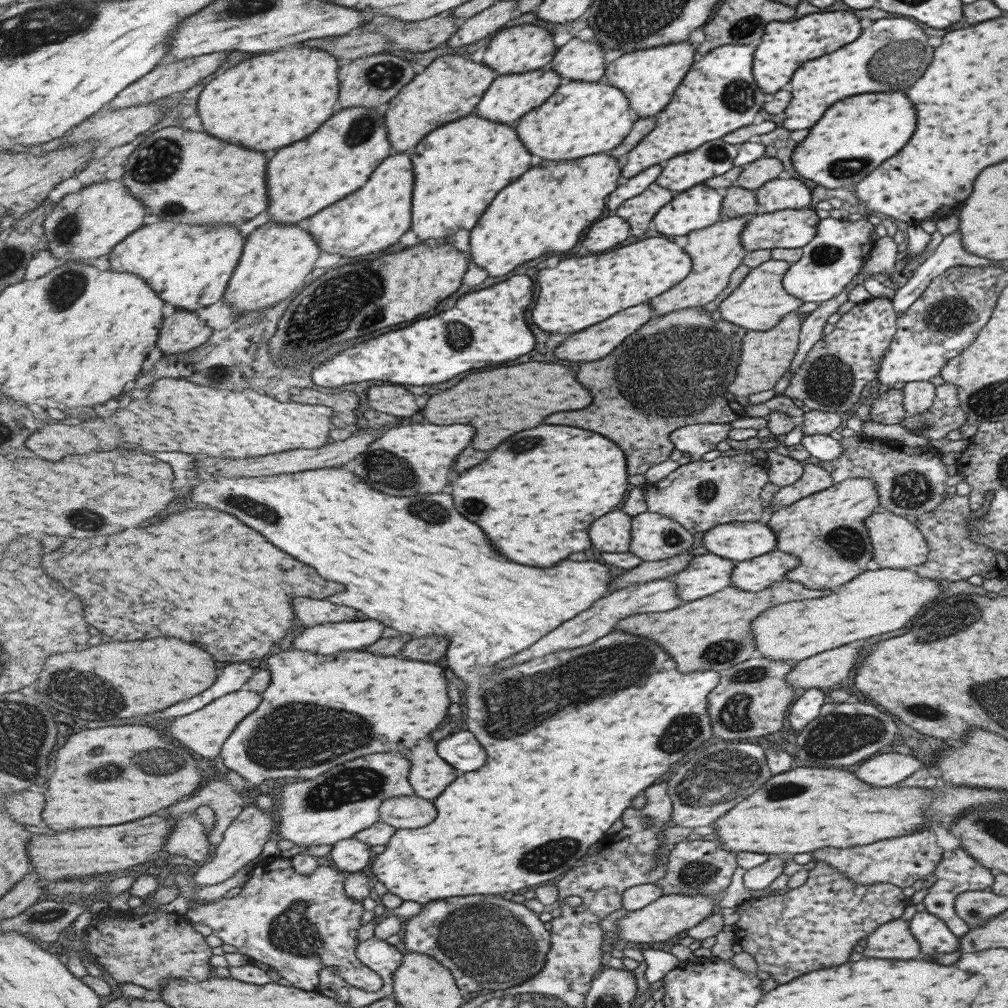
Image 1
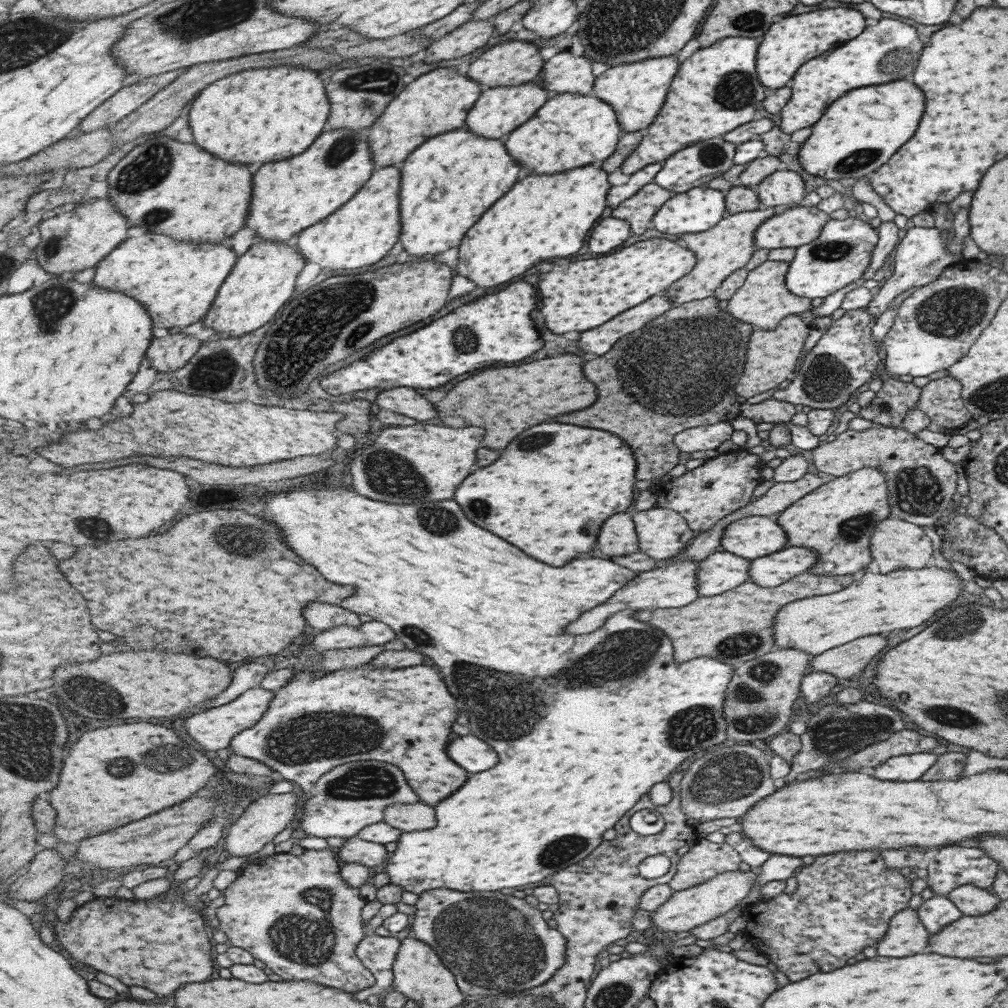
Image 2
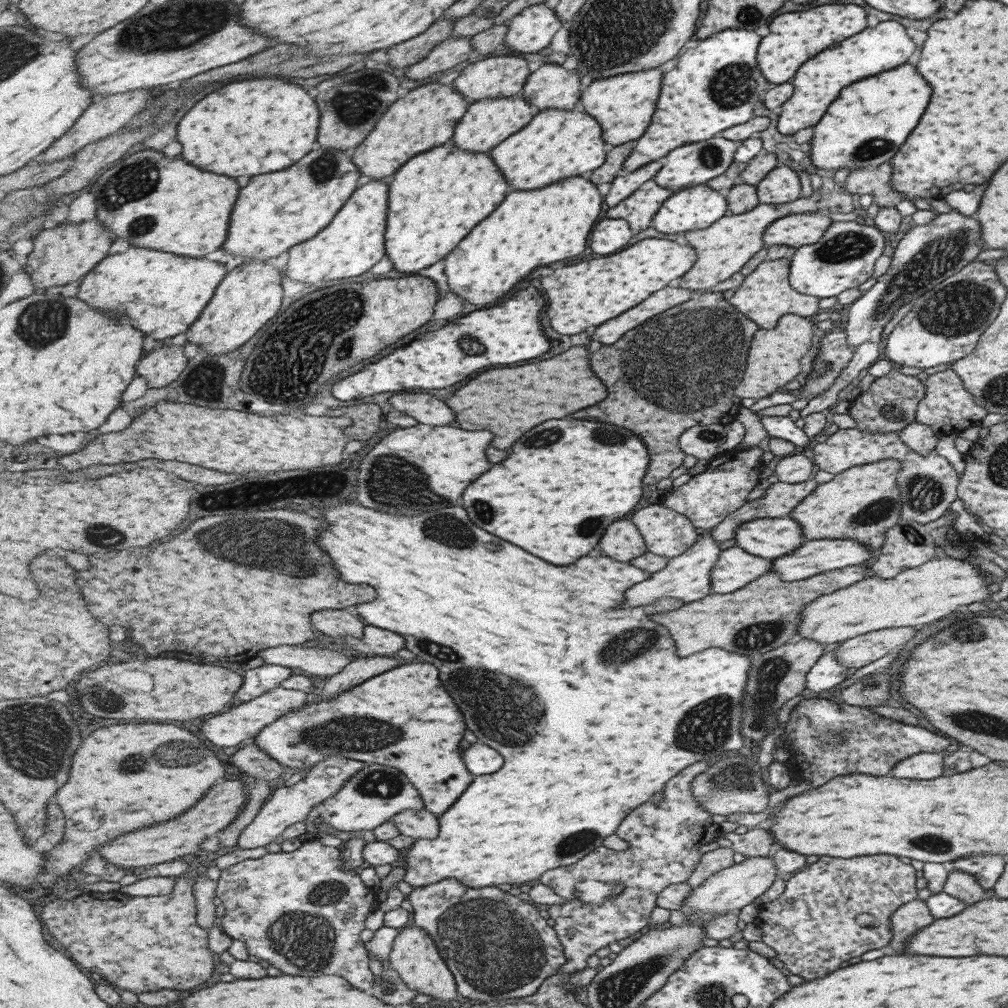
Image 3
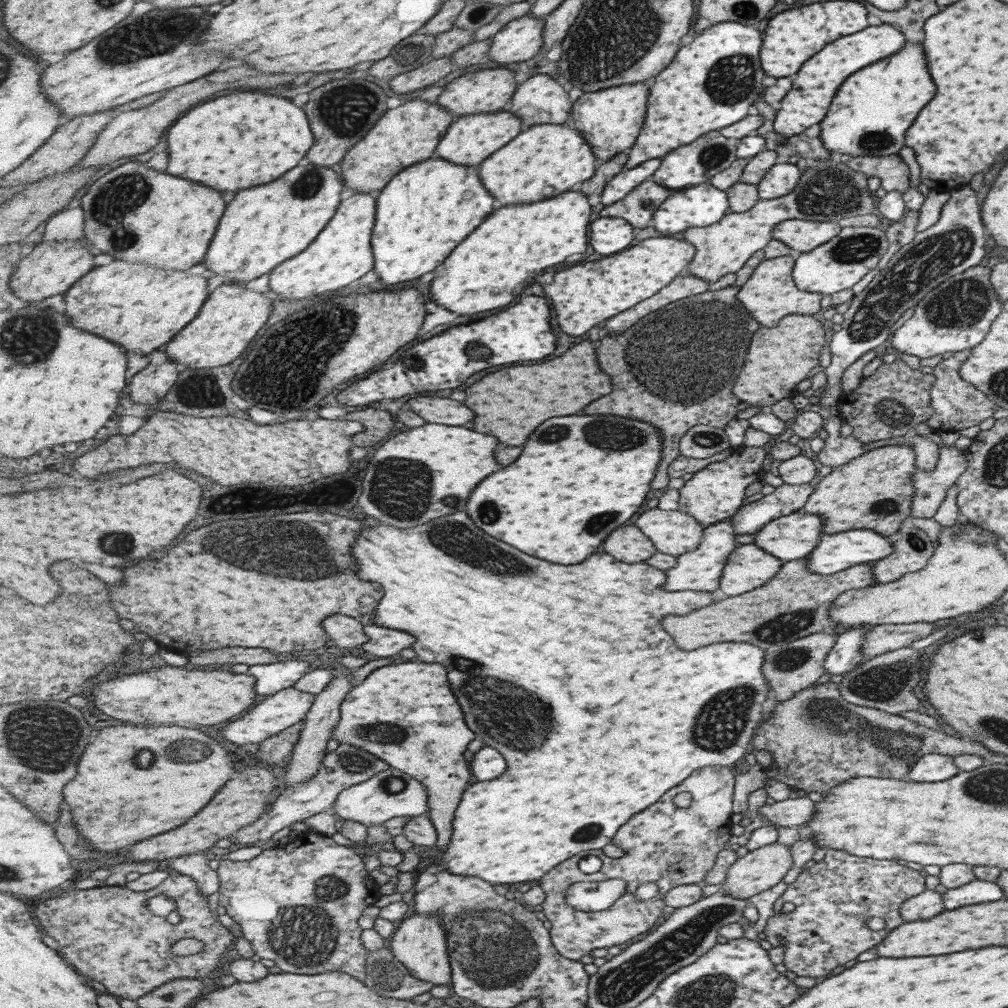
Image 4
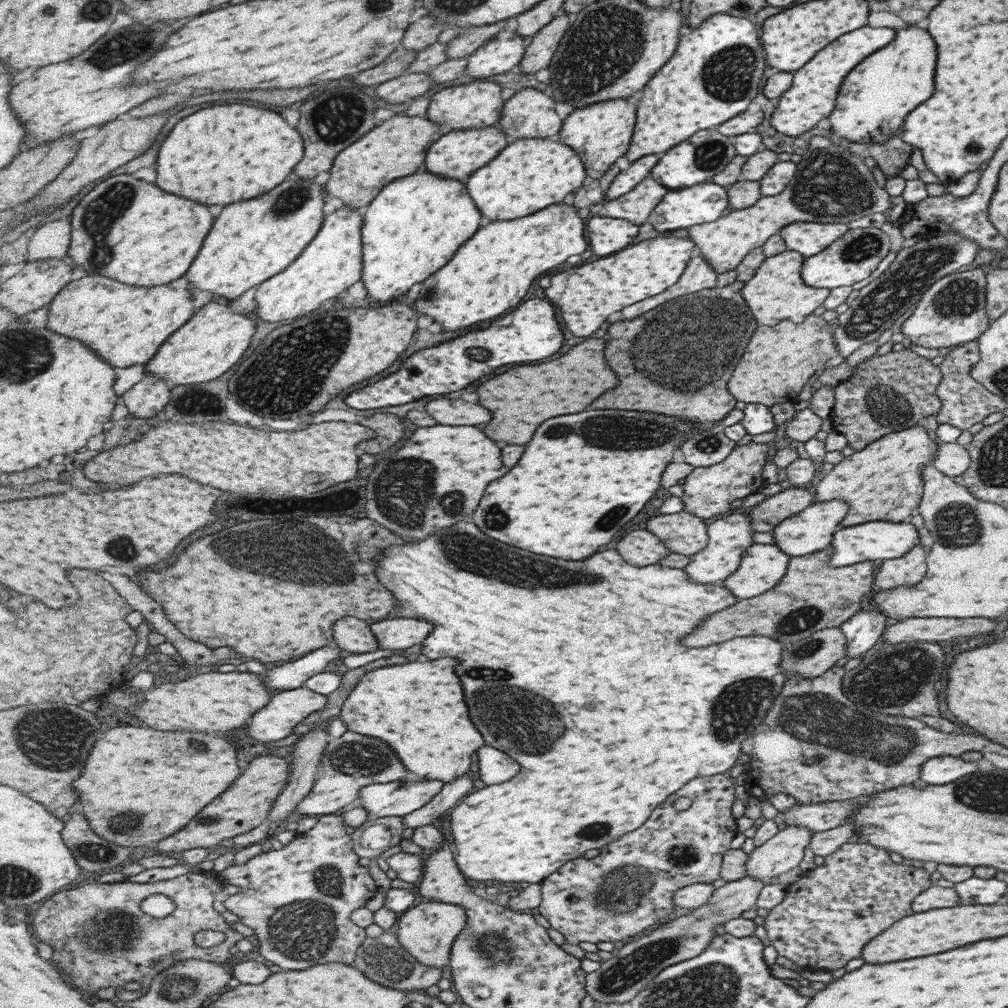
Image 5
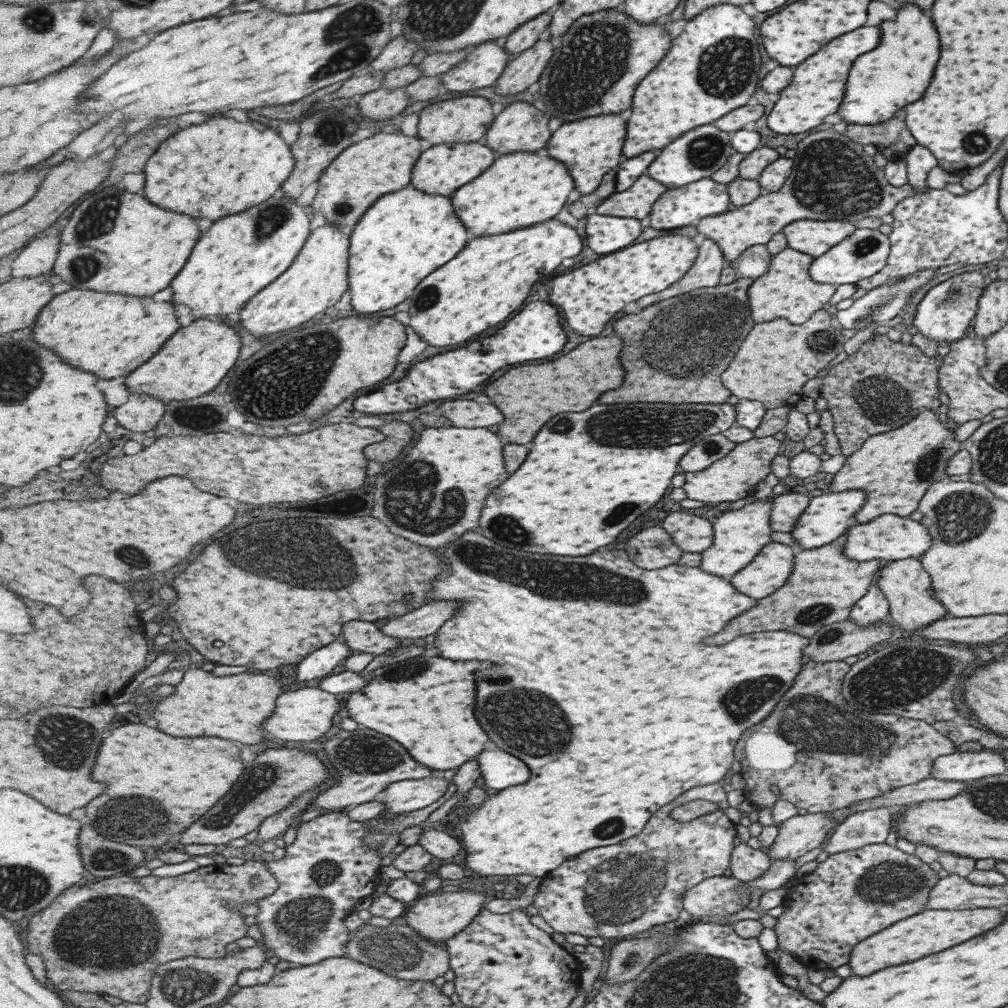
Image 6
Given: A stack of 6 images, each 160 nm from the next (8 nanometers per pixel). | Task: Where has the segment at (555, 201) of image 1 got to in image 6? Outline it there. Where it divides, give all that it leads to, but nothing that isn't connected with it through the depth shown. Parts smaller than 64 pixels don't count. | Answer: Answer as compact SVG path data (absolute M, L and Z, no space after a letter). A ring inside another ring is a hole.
M555 219L532 224L521 230L512 230L507 234L472 238L455 259L432 272L416 288L409 298L411 322L407 326L412 326L421 338L437 348L471 342L475 336L483 334L485 330L509 320L509 316L525 304L537 280L553 274L563 264L565 258L573 258L581 254L583 248L585 244L583 244L583 238L577 234L577 230Z

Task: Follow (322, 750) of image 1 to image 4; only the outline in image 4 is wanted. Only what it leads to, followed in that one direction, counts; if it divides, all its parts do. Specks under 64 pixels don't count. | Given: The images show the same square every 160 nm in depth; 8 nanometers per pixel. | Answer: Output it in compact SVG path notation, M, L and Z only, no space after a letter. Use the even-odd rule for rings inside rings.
M405 662L397 666L387 666L375 670L365 684L359 684L343 702L343 714L337 728L334 728L334 739L338 744L351 744L381 756L392 768L396 768L420 780L429 791L431 812L428 812L435 828L439 830L438 841L433 847L447 848L453 838L453 818L461 802L463 792L469 786L471 770L465 760L469 744L475 740L475 732L467 726L465 714L451 690L447 680L447 668L443 664L425 664L425 662ZM391 728L401 728L403 734L393 734ZM399 736L399 738L393 738Z

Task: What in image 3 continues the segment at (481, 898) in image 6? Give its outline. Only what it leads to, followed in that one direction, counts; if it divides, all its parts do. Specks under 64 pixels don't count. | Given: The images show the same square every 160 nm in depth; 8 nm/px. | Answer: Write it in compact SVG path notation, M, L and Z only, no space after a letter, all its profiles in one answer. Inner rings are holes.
M416 924L404 928L395 939L389 966L399 971L403 982L411 989L418 990L438 1000L453 1000L457 996L458 985L452 970L437 949L434 938L424 928Z

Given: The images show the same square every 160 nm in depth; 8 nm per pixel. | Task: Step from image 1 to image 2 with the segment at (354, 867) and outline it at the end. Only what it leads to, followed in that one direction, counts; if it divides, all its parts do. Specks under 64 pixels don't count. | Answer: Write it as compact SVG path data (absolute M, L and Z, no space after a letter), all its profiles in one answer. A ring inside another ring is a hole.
M360 836L348 838L340 848L339 857L344 862L363 863L369 868L383 864L390 853L384 845L363 840Z

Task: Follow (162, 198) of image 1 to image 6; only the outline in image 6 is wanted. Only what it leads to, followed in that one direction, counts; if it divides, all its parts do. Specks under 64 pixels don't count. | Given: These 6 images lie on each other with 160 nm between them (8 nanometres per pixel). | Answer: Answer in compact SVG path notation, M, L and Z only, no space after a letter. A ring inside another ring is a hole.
M122 184L110 186L84 200L70 214L61 233L59 256L52 271L55 280L63 280L72 288L145 297L169 288L185 268L197 241L203 235L199 234L197 220L191 216L165 212L143 193L127 192Z

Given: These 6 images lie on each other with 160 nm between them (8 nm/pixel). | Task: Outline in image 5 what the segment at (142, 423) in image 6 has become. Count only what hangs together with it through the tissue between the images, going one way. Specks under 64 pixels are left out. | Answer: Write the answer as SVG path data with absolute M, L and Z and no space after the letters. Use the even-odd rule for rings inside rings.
M148 374L124 395L127 411L137 418L153 418L169 404L171 392L162 378Z

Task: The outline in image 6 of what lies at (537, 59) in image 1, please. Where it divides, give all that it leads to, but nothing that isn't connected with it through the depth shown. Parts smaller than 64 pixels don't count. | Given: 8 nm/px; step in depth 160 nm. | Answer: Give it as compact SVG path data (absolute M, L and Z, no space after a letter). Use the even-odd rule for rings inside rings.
M462 96L458 99L448 99L433 103L420 114L418 137L425 142L425 149L437 144L450 142L477 142L488 134L496 120L493 106L487 98L481 96Z

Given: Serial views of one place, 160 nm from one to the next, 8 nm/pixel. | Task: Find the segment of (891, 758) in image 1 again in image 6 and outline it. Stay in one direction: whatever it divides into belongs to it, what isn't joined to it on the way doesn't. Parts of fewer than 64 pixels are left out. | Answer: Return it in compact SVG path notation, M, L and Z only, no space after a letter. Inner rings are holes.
M955 751L933 760L929 776L936 779L968 782L1006 774L1003 757L995 751Z

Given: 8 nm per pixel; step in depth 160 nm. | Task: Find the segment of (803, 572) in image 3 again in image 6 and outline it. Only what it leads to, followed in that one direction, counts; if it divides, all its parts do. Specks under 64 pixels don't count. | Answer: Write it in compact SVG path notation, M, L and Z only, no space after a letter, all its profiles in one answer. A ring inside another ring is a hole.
M894 514L876 516L875 519L863 524L852 522L844 535L845 556L859 562L877 559L884 563L916 558L916 556L923 555L931 546L931 536L921 523L909 519L908 516L900 517Z

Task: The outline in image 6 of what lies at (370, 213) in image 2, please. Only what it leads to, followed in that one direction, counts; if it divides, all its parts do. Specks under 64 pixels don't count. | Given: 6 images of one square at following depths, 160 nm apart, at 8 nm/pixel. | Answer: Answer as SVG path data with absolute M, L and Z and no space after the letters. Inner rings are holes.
M330 222L315 228L297 256L296 263L239 312L242 328L253 336L269 336L291 328L299 328L305 322L313 322L324 316L325 311L335 306L341 300L341 296L350 290L350 236L351 234L343 232Z

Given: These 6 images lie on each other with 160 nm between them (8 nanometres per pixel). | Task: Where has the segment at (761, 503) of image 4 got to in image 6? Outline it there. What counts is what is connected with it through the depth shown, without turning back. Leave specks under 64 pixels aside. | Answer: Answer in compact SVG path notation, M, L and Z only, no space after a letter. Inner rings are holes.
M788 489L771 498L770 527L772 531L791 533L799 515L808 506L808 498L799 492L791 492Z

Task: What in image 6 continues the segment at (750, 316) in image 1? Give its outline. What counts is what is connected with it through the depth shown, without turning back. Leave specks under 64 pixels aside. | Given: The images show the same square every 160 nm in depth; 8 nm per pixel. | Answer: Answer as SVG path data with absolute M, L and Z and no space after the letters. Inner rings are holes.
M789 247L770 257L767 272L753 279L747 290L749 308L753 308L753 322L769 322L773 318L785 318L791 324L801 324L815 310L823 308L823 304L829 302L837 286L811 280L808 269L813 258L802 252L789 250Z

